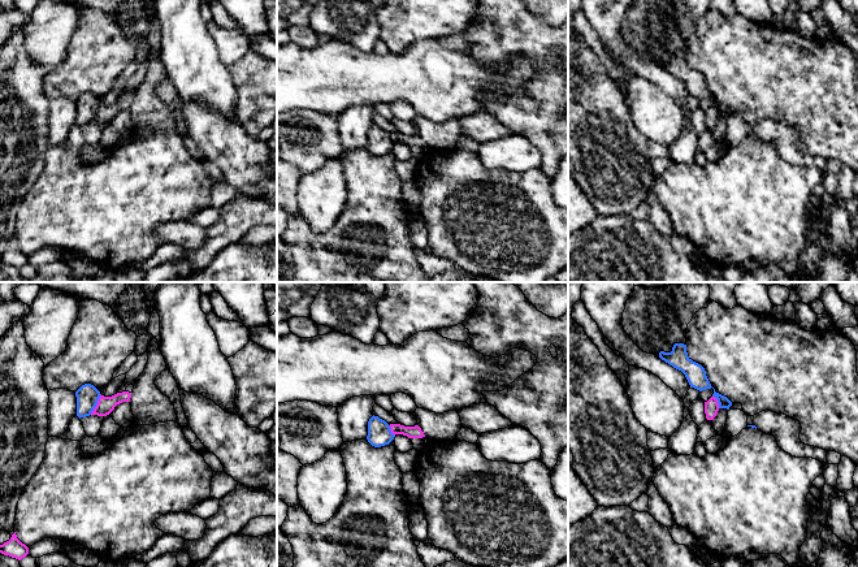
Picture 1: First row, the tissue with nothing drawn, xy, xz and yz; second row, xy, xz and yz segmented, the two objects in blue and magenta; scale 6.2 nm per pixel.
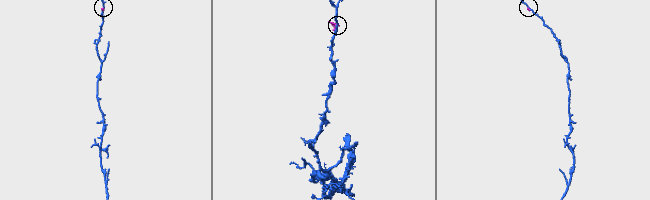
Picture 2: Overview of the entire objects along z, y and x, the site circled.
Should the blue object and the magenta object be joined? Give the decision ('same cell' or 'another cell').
another cell

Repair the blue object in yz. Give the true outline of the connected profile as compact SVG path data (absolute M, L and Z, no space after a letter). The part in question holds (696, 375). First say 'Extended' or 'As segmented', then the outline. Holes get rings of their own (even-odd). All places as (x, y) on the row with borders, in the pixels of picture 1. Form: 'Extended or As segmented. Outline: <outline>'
As segmented. Outline: M675 343L671 352L660 351L659 358L673 368L681 371L690 388L699 391L712 388L706 376L705 368L688 356L686 345Z

